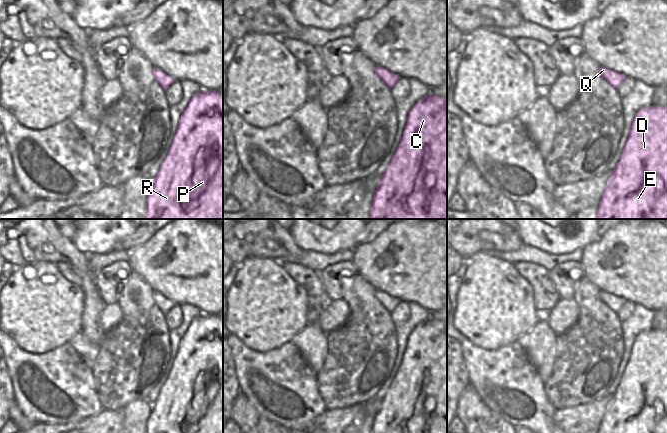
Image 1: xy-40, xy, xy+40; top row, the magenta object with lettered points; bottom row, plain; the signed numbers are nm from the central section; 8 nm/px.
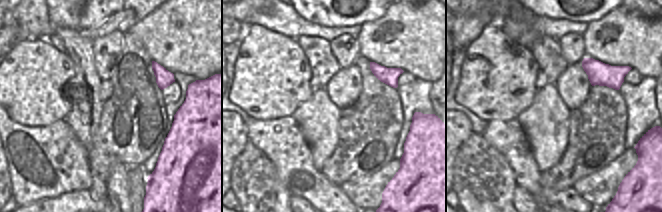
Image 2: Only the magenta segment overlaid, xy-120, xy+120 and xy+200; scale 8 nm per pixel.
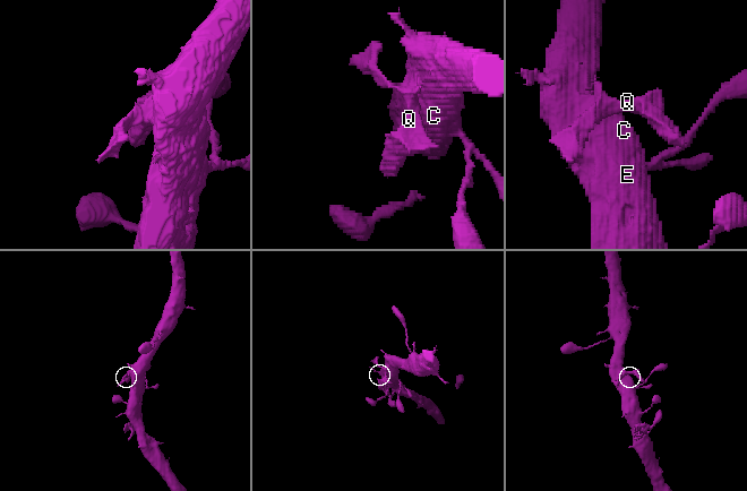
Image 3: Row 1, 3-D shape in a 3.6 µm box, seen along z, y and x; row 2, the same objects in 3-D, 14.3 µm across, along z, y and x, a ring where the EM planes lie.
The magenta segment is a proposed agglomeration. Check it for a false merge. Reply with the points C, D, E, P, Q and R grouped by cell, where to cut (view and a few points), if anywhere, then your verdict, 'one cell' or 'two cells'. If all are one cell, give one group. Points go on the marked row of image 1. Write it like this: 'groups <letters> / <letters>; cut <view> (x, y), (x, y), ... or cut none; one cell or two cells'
groups C D E P R / Q; cut xy-40 (155, 75), (158, 72), (163, 72), (172, 77); two cells

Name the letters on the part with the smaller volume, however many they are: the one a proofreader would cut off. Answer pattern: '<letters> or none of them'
Q

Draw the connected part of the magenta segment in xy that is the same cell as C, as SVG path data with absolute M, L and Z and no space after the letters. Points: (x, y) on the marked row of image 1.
M432 94L411 108L401 141L379 179L369 219L447 219L447 100Z

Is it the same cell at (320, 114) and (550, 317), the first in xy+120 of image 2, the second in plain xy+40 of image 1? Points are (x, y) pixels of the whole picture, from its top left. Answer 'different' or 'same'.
different

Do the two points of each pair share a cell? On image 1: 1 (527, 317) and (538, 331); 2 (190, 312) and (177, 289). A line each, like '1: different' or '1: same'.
1: different
2: different

